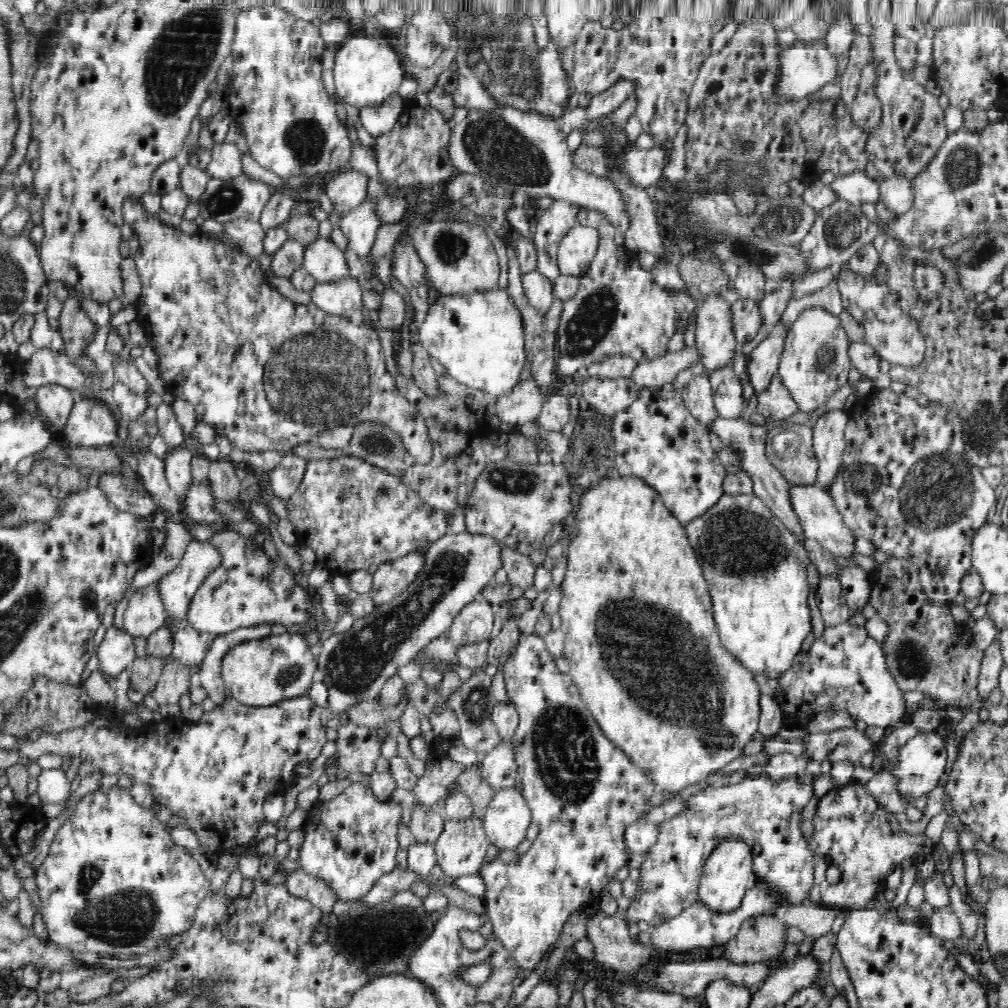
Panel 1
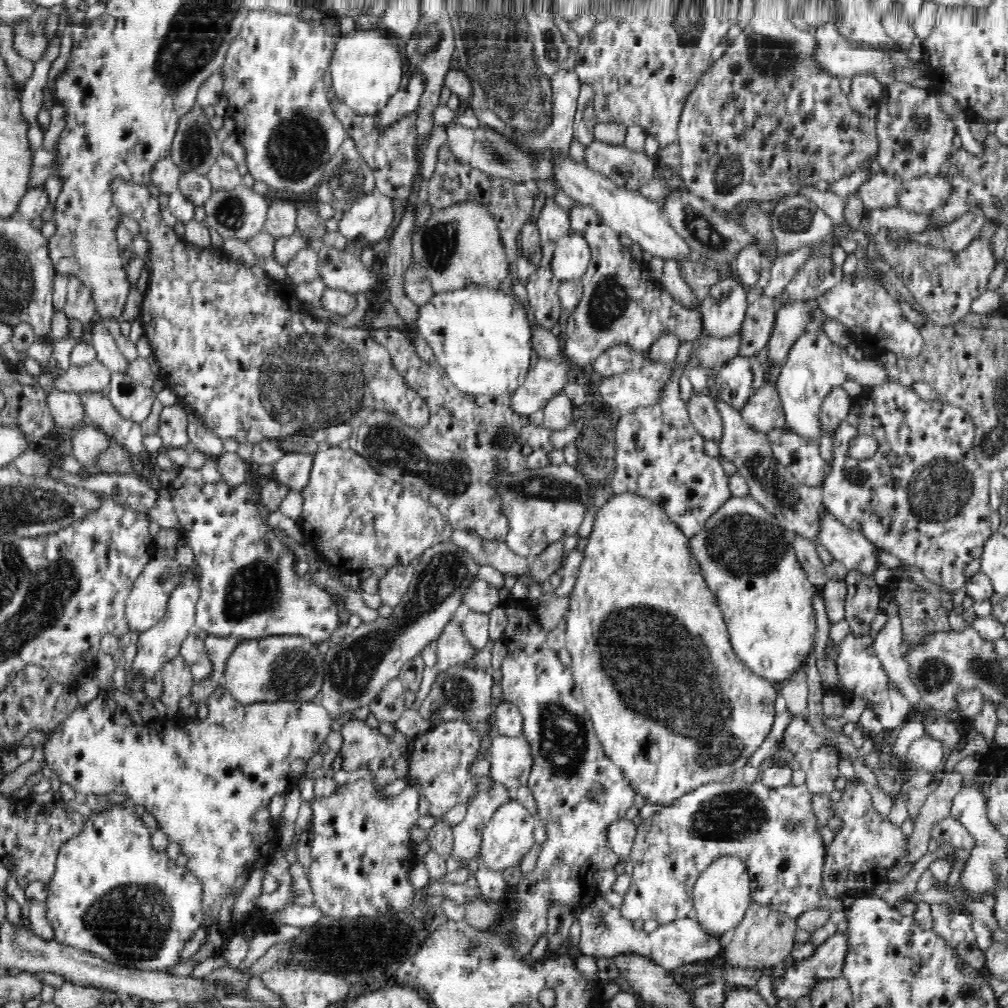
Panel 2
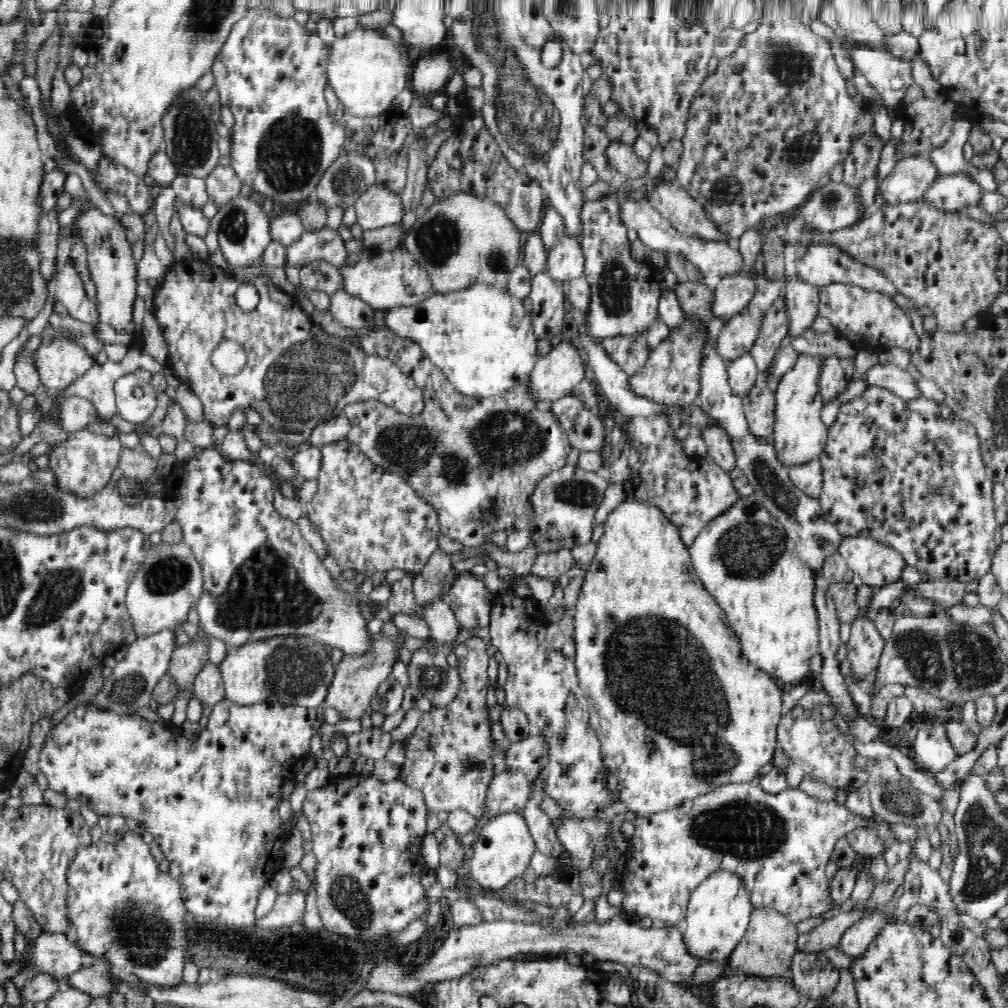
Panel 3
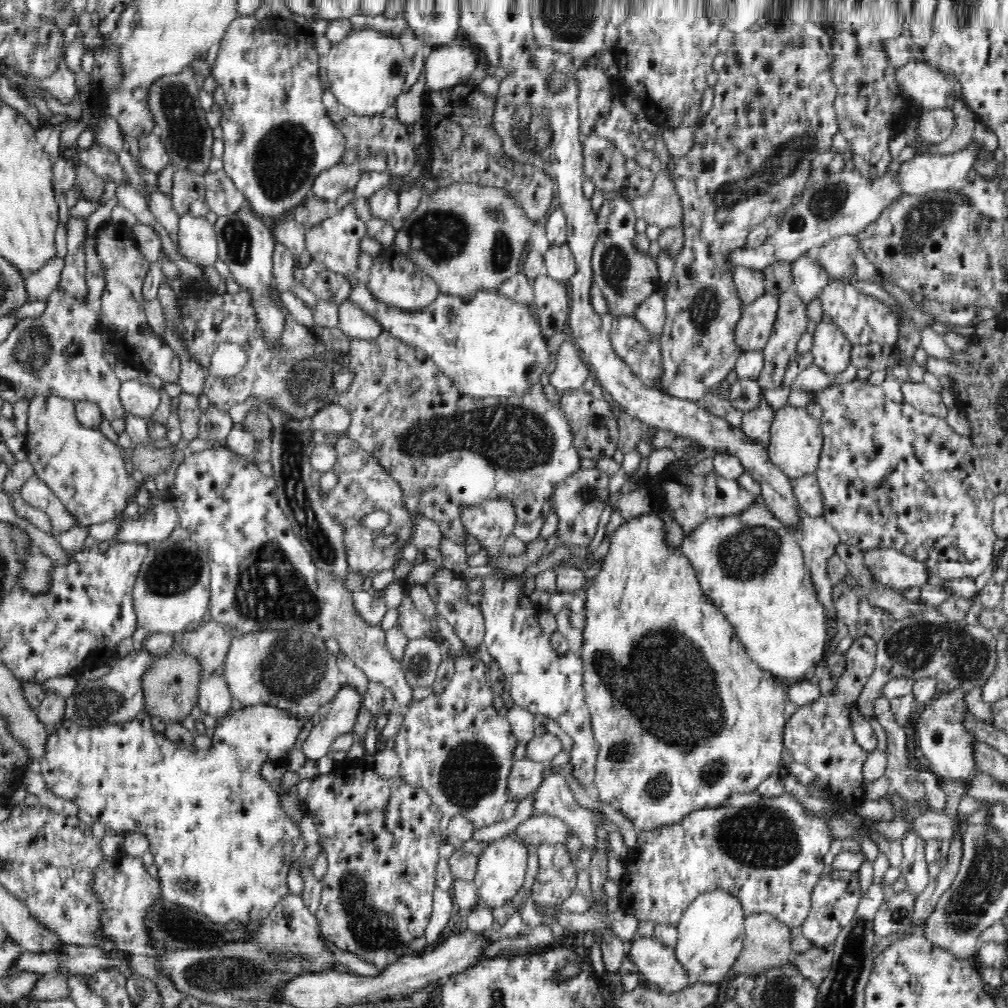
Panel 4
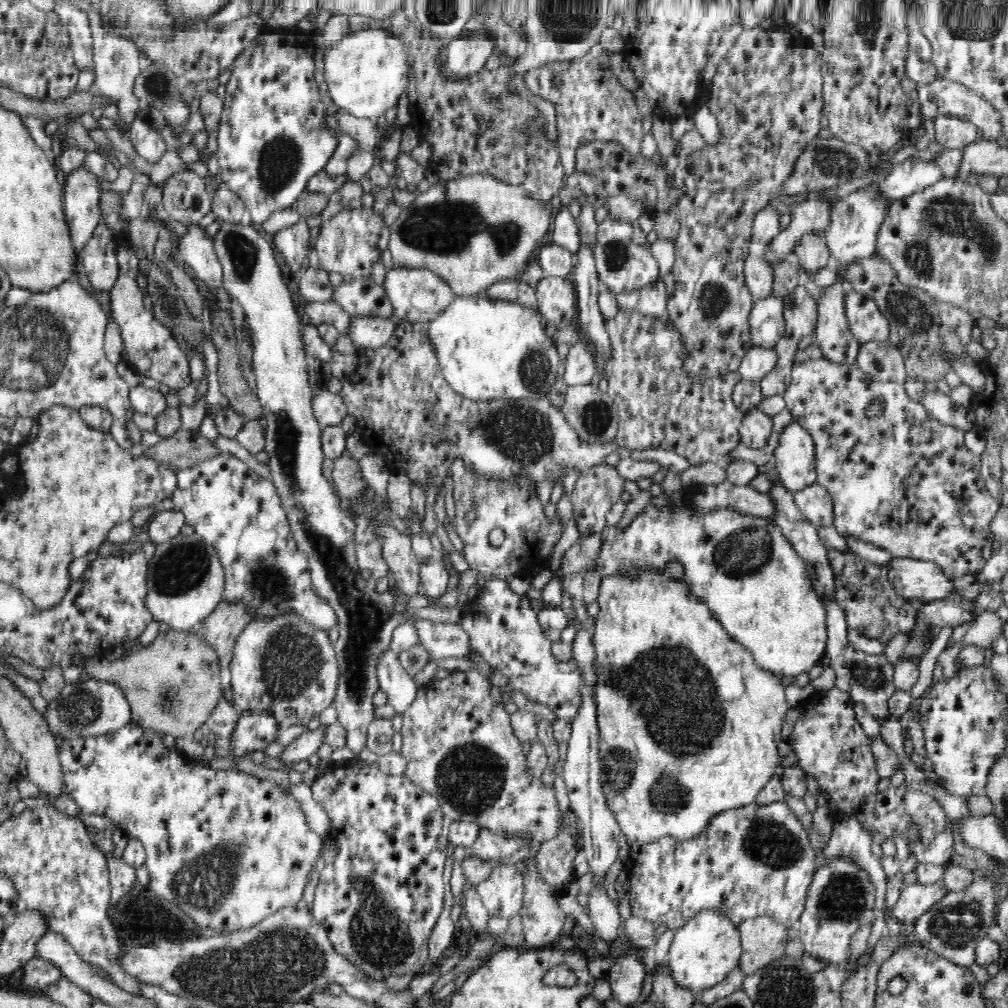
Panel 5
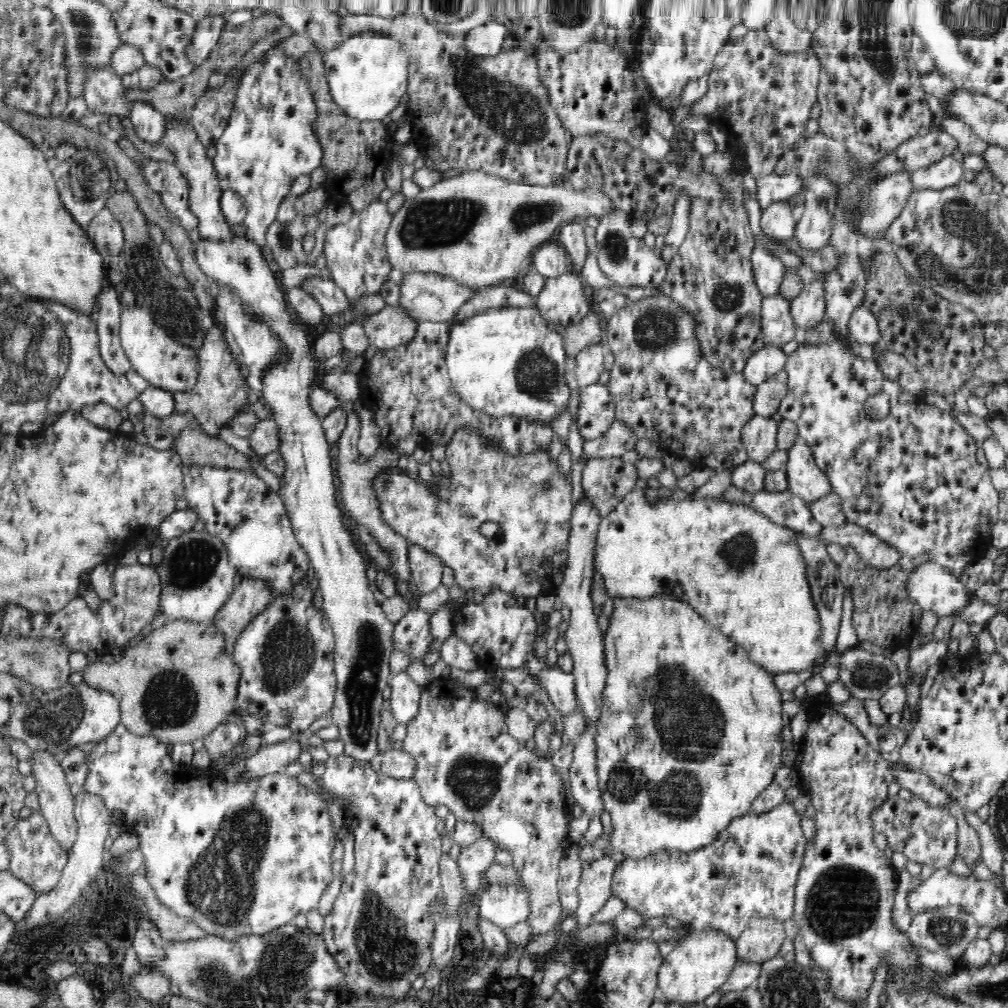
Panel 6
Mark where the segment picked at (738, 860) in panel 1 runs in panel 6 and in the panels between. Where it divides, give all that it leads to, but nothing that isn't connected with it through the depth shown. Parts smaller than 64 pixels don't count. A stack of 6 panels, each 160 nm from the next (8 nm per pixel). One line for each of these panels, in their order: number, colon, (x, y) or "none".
2: (721, 896)
3: (718, 913)
4: (710, 935)
5: (707, 948)
6: (701, 961)

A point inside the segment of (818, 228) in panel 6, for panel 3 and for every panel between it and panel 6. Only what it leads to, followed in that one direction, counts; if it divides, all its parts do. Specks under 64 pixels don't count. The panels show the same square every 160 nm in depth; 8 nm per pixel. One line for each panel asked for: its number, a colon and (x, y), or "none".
3: (801, 301)
4: (808, 278)
5: (812, 254)

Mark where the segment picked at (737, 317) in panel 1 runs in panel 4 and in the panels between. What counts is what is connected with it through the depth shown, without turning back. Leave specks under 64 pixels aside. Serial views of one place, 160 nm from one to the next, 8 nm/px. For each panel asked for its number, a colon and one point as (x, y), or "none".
2: (759, 317)
3: (773, 326)
4: (791, 322)

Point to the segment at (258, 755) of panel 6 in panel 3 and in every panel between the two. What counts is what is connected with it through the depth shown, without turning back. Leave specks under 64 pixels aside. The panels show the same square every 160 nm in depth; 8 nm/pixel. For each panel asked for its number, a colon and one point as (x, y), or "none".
3: (356, 679)
4: (344, 707)
5: (308, 743)

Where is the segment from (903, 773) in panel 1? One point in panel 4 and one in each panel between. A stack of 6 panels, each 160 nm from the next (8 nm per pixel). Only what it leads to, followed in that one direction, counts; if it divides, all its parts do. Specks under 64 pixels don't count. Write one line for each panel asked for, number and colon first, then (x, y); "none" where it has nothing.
2: (927, 754)
3: (934, 752)
4: (946, 744)

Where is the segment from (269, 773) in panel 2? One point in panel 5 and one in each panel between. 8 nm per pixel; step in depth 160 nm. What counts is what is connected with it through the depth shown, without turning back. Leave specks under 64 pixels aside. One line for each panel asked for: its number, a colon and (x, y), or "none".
3: (211, 803)
4: (223, 844)
5: (229, 848)

